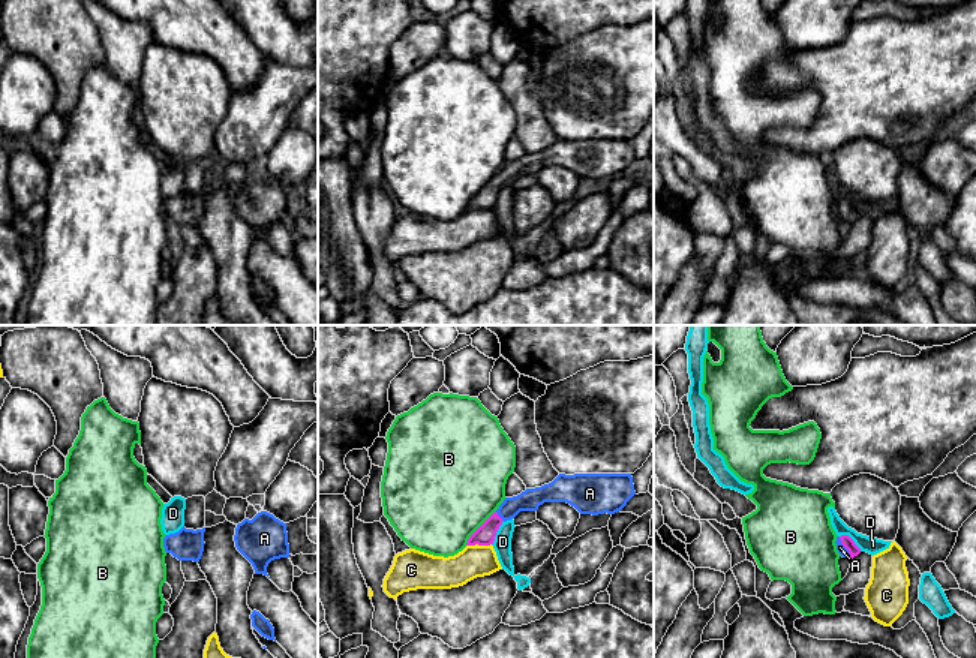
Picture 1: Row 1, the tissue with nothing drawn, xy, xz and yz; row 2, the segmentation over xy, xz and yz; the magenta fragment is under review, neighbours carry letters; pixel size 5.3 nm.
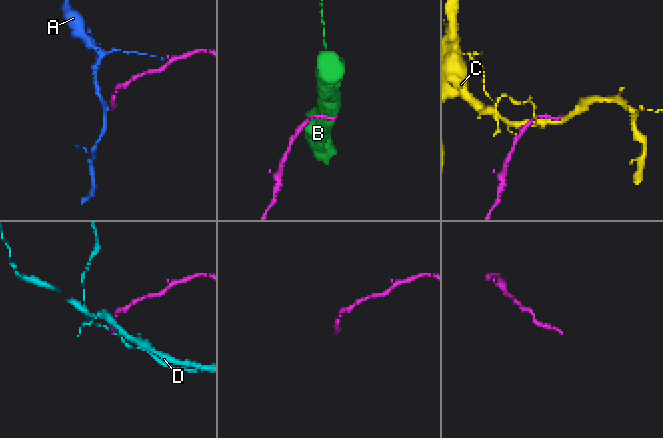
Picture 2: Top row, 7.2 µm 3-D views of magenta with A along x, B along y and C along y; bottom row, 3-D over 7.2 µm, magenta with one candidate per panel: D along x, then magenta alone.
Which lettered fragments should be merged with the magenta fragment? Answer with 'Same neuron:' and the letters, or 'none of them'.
Same neuron: A

